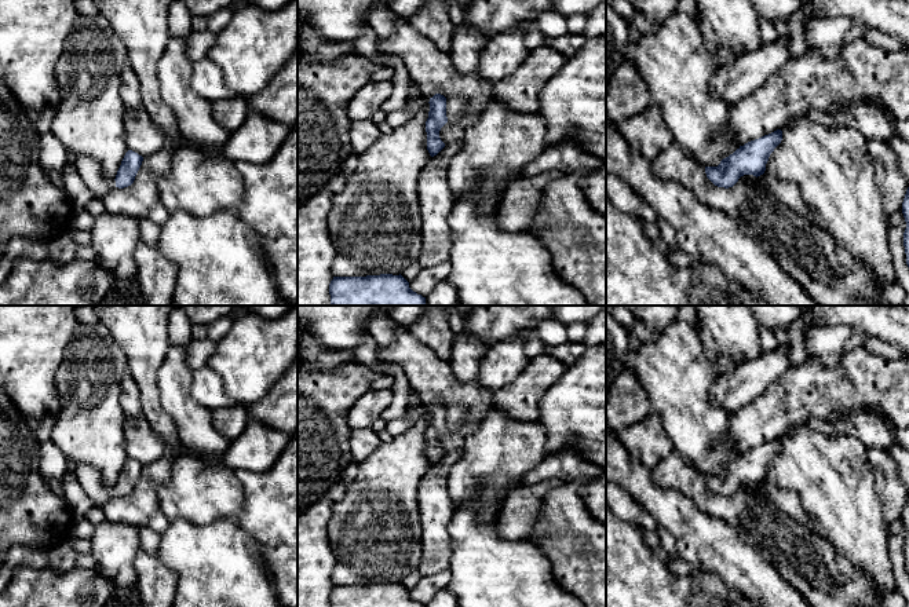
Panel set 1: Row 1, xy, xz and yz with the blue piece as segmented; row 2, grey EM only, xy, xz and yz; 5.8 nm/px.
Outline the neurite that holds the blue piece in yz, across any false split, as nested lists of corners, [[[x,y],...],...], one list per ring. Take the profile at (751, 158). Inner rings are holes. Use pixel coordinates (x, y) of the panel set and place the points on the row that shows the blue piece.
[[[781,129],[751,140],[723,158],[718,167],[705,167],[707,178],[715,186],[724,189],[733,187],[744,175],[758,178],[764,173],[769,157],[781,140]]]

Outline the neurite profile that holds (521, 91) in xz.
[[[547,44],[529,51],[515,73],[493,84],[492,99],[519,113],[539,113],[540,92],[566,61]]]

